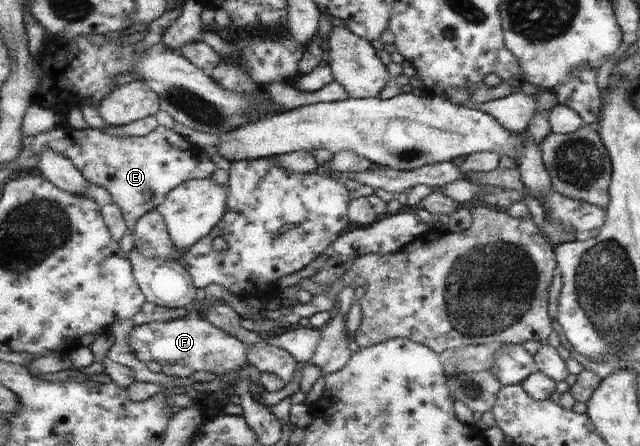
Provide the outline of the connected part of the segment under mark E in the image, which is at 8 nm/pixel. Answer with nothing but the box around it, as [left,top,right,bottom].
[22,125,218,232]

